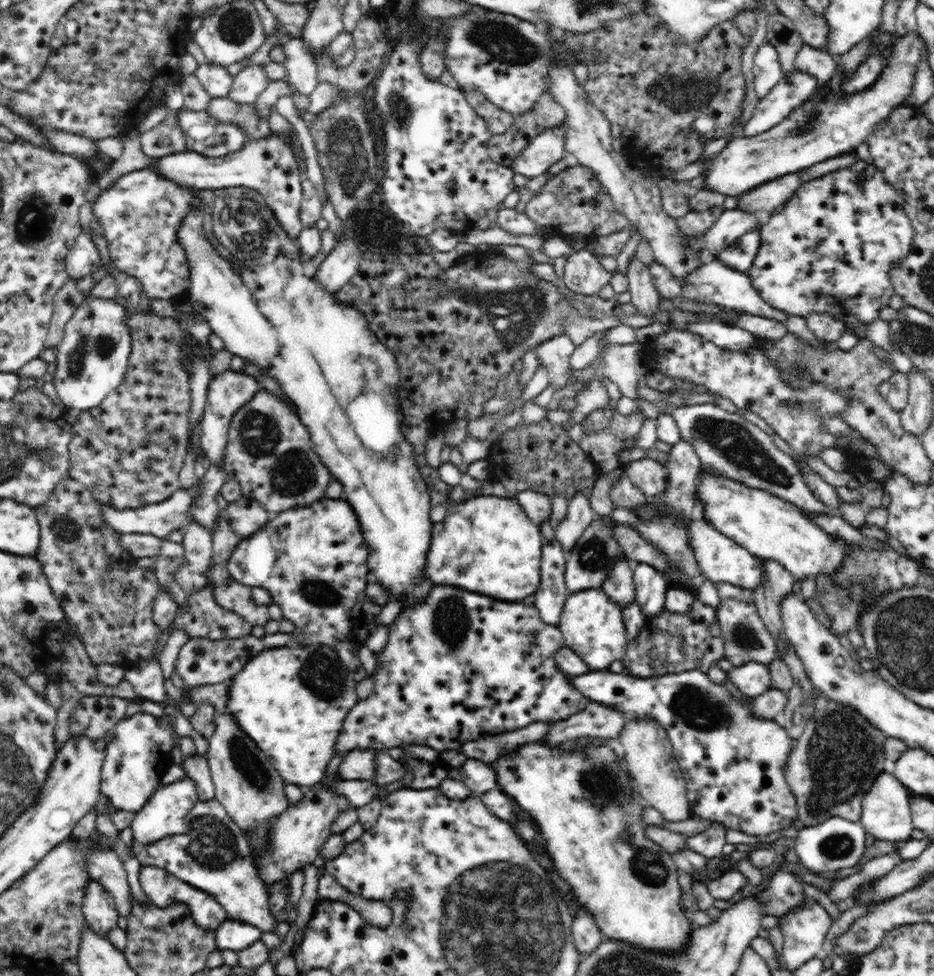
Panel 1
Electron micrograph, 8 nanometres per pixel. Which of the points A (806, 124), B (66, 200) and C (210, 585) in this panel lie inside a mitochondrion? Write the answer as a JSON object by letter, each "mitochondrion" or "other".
{"A":"mitochondrion","B":"other","C":"other"}

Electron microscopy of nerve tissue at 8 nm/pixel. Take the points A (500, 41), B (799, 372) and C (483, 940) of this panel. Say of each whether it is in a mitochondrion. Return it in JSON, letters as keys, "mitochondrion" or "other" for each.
{"A":"mitochondrion","B":"mitochondrion","C":"mitochondrion"}

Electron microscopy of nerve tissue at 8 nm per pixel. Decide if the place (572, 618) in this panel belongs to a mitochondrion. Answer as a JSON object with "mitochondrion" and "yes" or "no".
{"mitochondrion":"no"}

